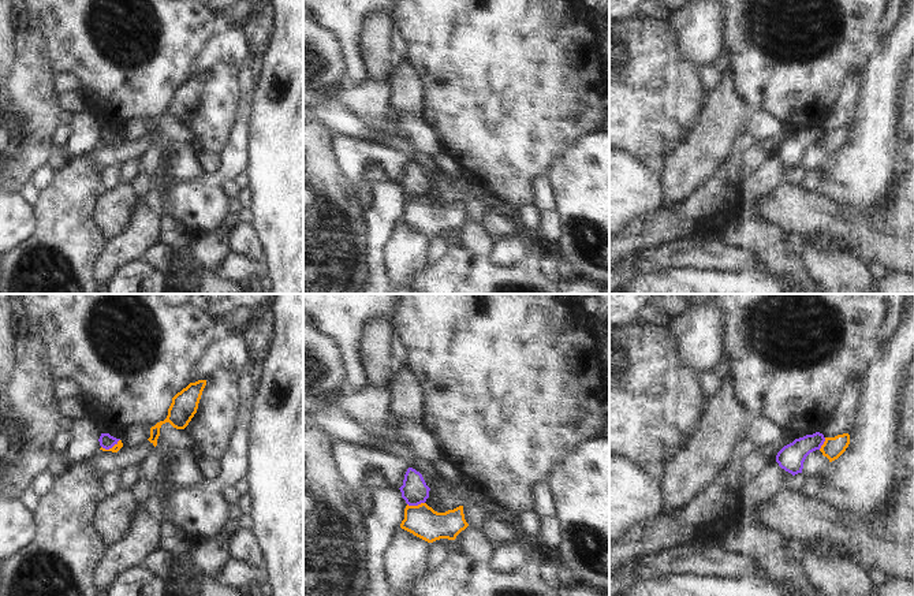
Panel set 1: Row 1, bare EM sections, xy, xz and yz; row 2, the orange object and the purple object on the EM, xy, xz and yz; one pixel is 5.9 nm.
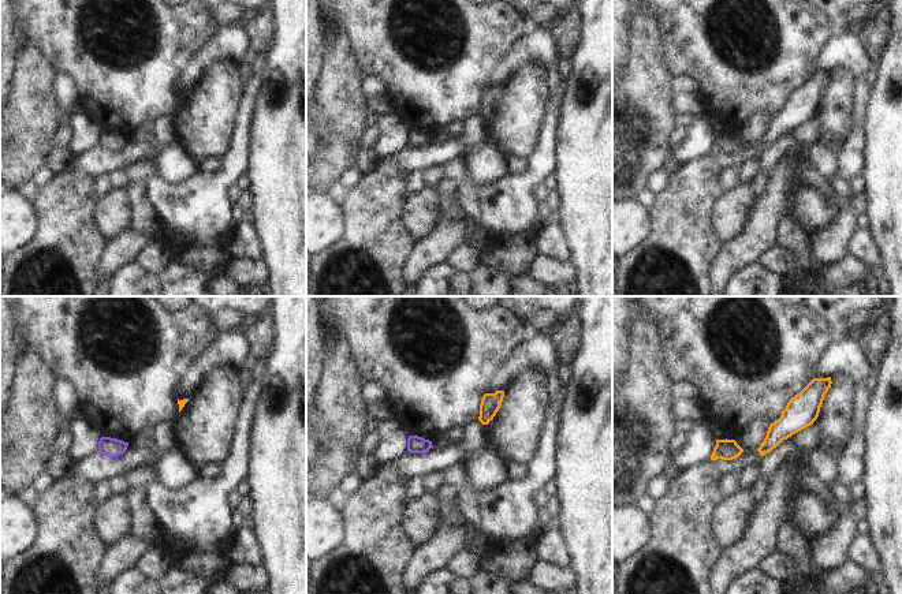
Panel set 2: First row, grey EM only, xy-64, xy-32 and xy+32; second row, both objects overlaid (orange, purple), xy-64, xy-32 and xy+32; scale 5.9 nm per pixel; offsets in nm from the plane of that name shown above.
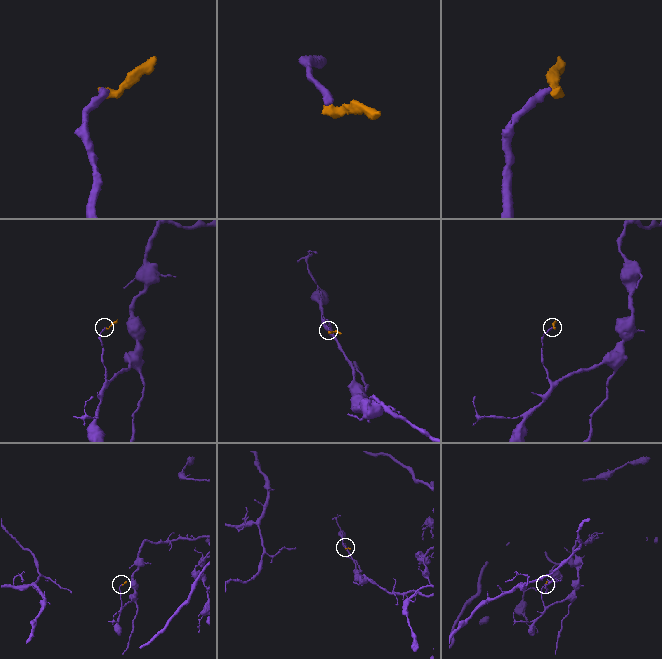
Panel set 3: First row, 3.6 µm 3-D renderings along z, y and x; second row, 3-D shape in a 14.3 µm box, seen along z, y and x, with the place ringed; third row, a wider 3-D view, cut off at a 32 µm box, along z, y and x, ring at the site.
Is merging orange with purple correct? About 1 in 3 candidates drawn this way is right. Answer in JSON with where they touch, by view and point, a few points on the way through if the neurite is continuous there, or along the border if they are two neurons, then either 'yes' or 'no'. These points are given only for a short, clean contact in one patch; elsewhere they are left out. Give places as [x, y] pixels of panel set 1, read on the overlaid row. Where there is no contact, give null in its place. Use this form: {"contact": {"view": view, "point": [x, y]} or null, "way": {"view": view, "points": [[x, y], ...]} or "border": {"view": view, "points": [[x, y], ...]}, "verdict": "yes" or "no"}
{"contact": {"view": "xz", "point": [416, 506]}, "border": {"view": "xz", "points": [[424, 502], [407, 505]]}, "verdict": "no"}

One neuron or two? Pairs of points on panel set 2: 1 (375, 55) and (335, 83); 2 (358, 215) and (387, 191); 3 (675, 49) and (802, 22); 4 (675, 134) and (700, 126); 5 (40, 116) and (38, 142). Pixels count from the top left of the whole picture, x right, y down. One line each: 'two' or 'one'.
1: two
2: one
3: one
4: two
5: one

